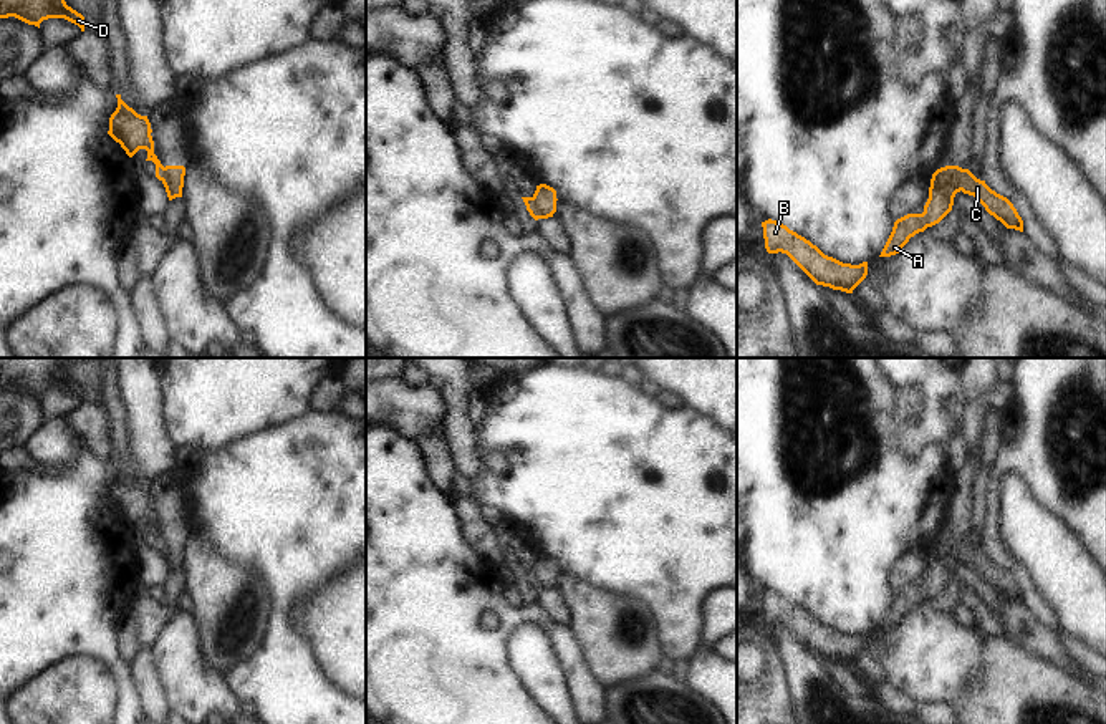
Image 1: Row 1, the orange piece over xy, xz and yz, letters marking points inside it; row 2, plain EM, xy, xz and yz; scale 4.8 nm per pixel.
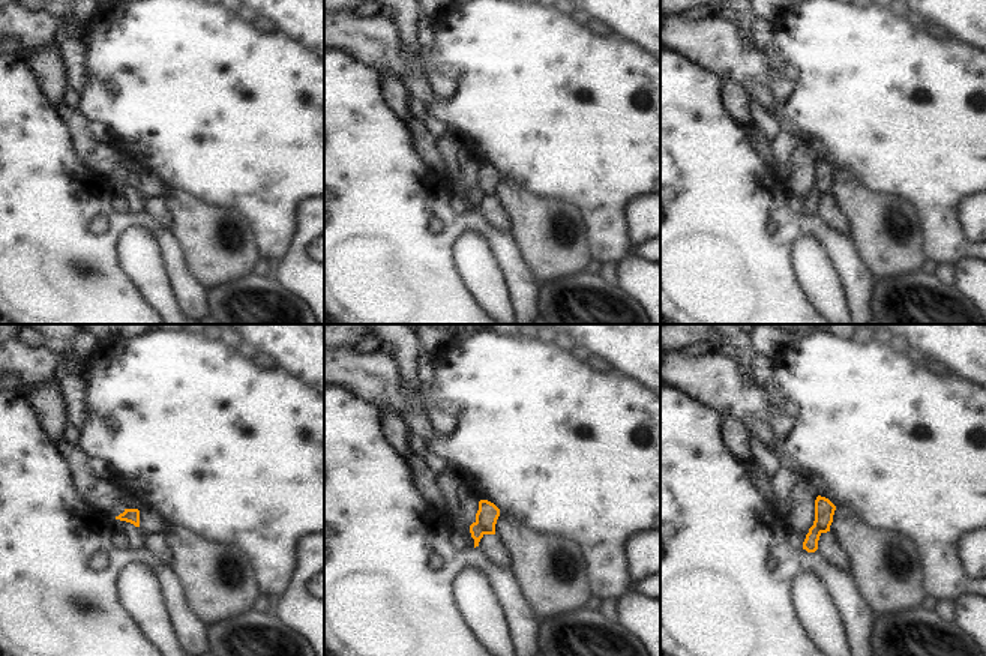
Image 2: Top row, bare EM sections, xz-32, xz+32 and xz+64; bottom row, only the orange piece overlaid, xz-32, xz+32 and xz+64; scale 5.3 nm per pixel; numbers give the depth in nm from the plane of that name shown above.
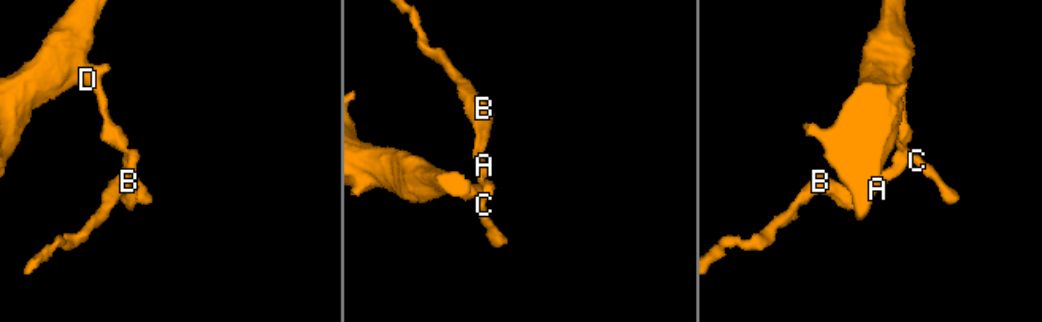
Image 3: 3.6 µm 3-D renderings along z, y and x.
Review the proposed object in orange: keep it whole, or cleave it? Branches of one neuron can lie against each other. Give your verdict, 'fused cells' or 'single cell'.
fused cells

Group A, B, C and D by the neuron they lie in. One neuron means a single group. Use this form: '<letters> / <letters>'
A B / C D

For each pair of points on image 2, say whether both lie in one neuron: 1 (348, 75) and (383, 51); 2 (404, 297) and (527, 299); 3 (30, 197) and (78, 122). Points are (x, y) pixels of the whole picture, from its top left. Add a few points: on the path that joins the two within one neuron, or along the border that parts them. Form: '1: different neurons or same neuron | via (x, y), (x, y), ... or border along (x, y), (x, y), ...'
1: different neurons | border along (339, 51), (372, 69)
2: same neuron | via (431, 255), (459, 225), (482, 225), (509, 257)
3: different neurons | border along (56, 108), (66, 126), (72, 153), (87, 165)

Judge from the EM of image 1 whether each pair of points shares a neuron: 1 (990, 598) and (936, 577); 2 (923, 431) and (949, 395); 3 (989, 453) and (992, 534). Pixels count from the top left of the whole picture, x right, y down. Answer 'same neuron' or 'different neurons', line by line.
1: different neurons
2: same neuron
3: different neurons

